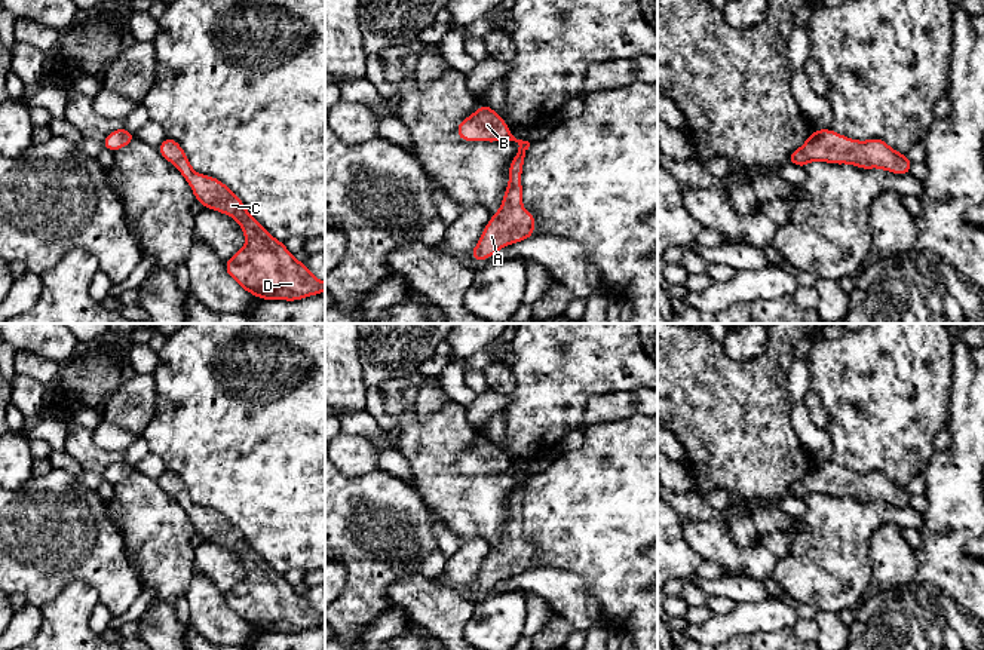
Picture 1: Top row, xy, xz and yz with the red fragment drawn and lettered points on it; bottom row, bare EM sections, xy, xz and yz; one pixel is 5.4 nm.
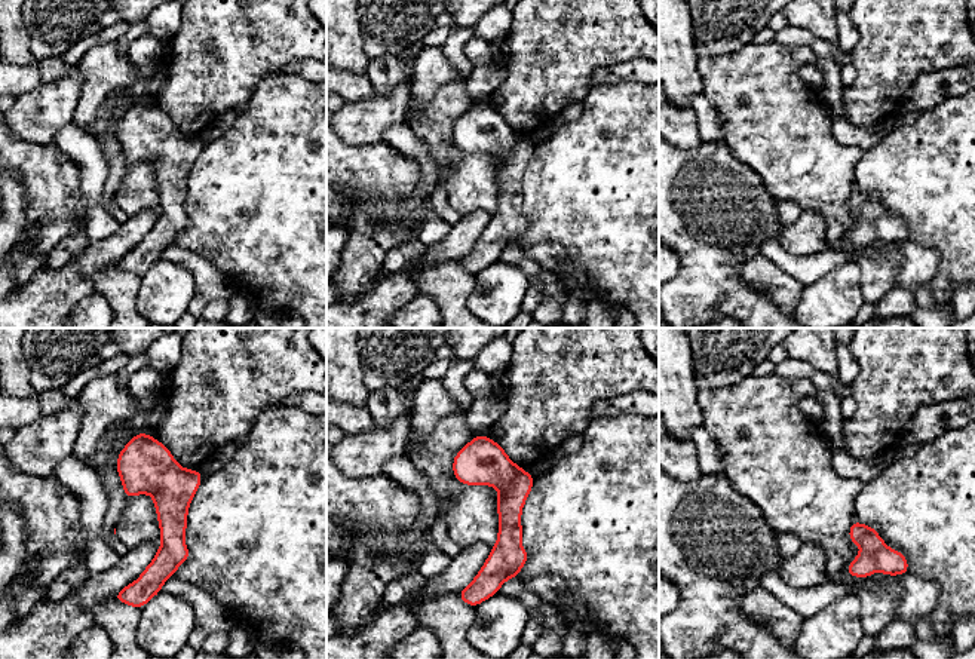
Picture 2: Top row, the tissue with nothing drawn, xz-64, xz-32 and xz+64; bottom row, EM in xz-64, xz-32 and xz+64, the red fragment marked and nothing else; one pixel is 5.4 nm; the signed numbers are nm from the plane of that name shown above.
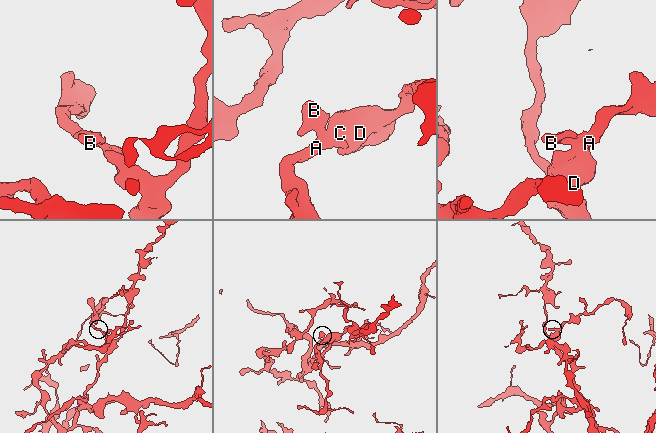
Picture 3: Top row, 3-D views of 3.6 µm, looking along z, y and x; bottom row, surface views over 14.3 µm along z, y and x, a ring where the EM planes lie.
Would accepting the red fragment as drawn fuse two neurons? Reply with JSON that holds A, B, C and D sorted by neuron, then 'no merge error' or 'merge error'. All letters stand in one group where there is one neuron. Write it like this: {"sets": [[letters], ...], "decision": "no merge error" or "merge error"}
{"sets": [["A", "B", "C", "D"]], "decision": "no merge error"}

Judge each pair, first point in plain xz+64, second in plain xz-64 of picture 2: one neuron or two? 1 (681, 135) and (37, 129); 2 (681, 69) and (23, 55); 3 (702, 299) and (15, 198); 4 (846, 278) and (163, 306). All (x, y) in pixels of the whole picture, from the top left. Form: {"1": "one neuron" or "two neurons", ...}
{"1": "one neuron", "2": "one neuron", "3": "two neurons", "4": "one neuron"}

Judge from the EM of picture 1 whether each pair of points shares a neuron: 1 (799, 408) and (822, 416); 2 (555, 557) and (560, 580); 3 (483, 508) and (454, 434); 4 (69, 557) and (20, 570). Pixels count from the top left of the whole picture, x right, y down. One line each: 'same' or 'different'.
1: different
2: different
3: same
4: same

